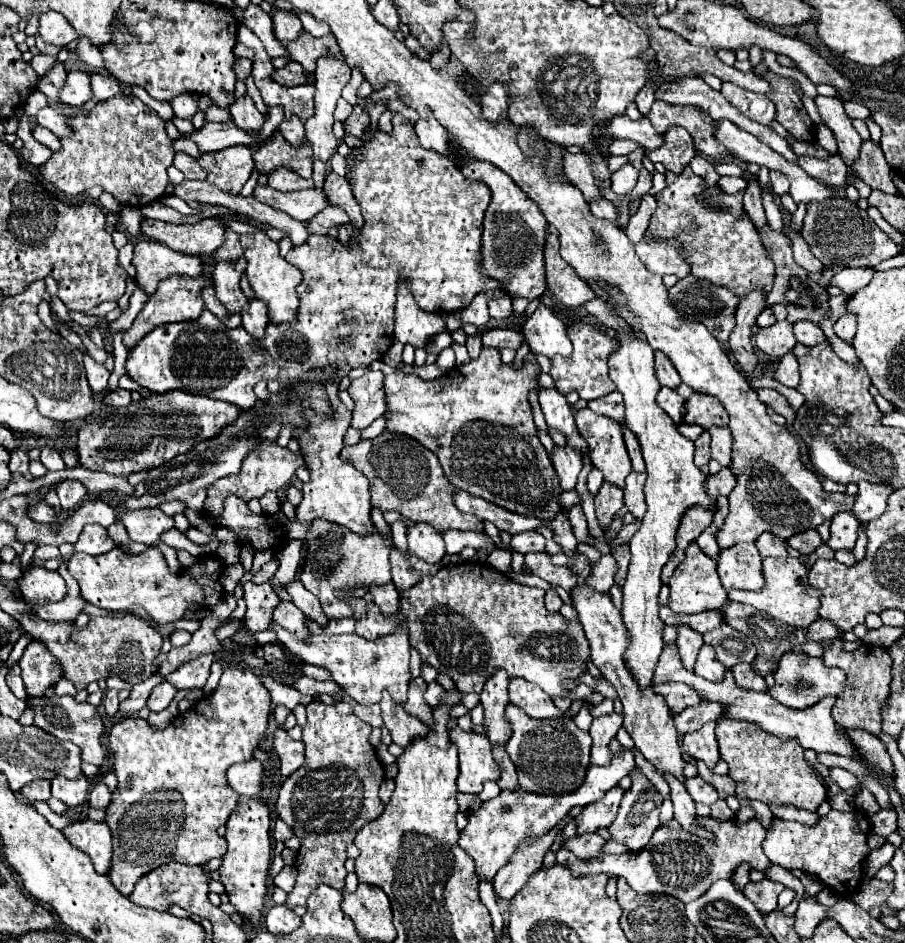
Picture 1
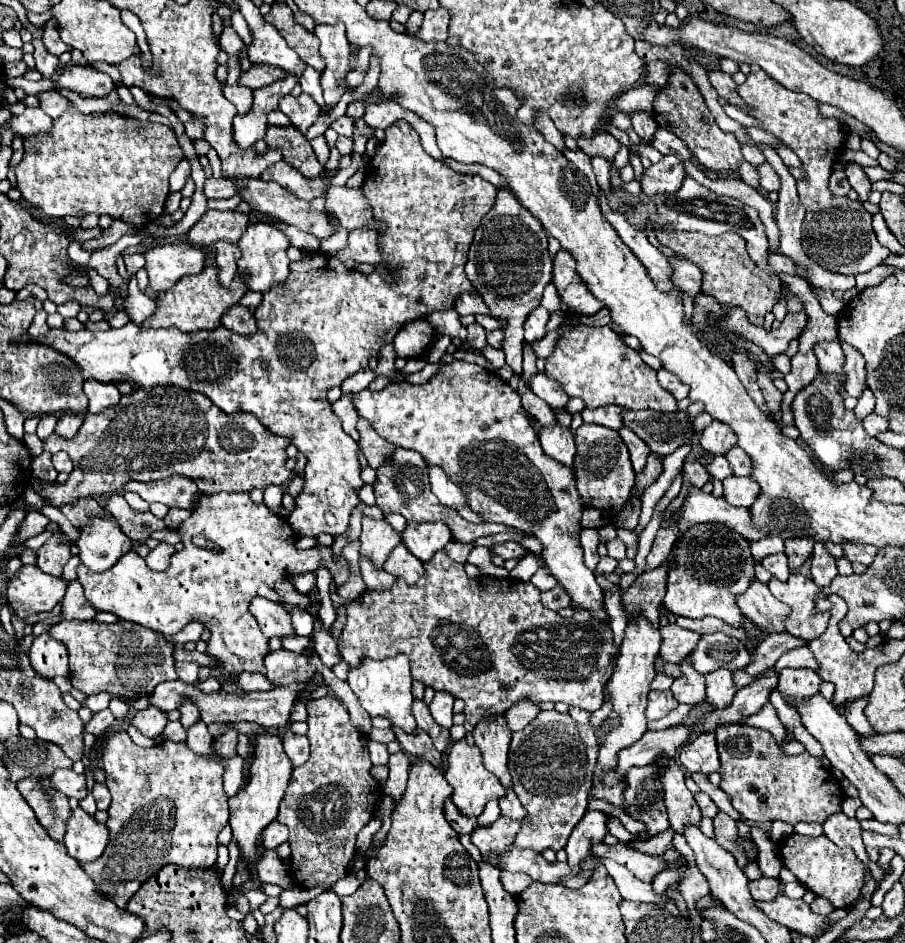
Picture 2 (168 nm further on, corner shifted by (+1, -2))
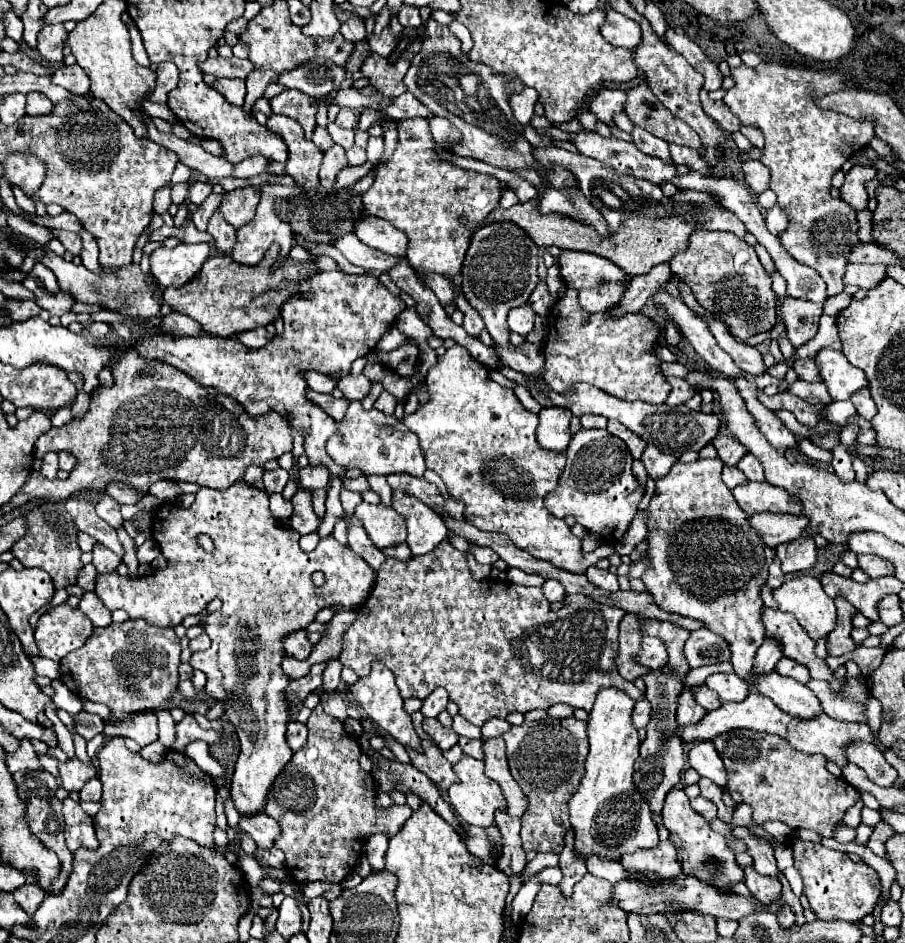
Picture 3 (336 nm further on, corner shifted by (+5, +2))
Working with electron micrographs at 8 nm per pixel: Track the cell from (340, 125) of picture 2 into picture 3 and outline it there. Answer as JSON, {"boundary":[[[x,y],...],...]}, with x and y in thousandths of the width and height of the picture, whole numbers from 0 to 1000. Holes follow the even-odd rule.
{"boundary":[[[364,129],[361,138],[364,138],[366,146],[368,146],[372,153],[377,153],[379,157],[388,157],[388,155],[390,155],[390,138],[381,138],[381,136],[372,134],[370,129]]]}

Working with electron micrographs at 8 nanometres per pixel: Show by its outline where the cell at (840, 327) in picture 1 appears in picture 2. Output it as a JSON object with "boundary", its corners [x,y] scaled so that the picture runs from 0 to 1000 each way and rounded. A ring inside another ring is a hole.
{"boundary":[[[929,363],[931,367],[931,373],[934,373],[934,394],[936,394],[936,407],[934,407],[934,414],[938,420],[943,422],[949,422],[954,418],[954,414],[958,411],[958,405],[956,405],[956,382],[954,378],[943,371],[943,367],[936,367],[934,363]]]}

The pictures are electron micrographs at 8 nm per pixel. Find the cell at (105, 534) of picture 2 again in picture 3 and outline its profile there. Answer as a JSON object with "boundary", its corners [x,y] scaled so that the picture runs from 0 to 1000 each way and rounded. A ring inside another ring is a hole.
{"boundary":[[[107,575],[105,579],[103,579],[103,600],[105,600],[105,604],[109,604],[109,607],[125,607],[125,604],[129,604],[129,600],[134,598],[134,592],[125,585],[125,583],[118,583],[112,575]]]}

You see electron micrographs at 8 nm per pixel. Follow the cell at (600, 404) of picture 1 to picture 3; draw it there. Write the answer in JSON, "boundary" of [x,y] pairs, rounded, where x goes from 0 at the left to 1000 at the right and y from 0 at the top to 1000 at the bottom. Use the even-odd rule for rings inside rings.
{"boundary":[[[646,439],[646,441],[642,441],[642,452],[644,454],[669,454],[671,443],[666,443],[662,439]]]}

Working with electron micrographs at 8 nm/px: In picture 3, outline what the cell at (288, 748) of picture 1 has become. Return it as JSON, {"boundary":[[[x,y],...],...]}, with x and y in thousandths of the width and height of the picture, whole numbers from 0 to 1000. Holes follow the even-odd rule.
{"boundary":[[[322,764],[317,768],[317,789],[319,789],[319,793],[324,797],[328,797],[330,793],[335,793],[337,785],[339,785],[339,772],[337,772],[337,768]]]}

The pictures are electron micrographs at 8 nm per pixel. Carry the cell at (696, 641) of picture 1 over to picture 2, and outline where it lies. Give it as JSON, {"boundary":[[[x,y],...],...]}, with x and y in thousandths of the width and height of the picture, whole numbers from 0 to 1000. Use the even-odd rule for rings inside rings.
{"boundary":[[[759,700],[750,702],[755,717],[748,719],[741,727],[744,740],[748,740],[750,747],[770,749],[779,742],[779,719],[766,710],[766,706]]]}

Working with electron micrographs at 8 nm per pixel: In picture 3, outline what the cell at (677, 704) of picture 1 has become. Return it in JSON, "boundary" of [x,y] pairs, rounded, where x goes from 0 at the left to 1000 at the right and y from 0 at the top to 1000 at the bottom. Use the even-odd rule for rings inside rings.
{"boundary":[[[710,738],[708,742],[704,742],[704,749],[702,749],[702,753],[699,753],[699,766],[702,766],[706,772],[715,770],[715,766],[717,766],[717,761],[719,761],[719,755],[722,755],[722,749],[719,749],[719,744]]]}

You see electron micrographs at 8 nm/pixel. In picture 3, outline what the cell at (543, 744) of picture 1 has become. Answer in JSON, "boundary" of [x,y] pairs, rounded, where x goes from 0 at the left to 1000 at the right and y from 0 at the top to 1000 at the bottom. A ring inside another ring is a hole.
{"boundary":[[[600,761],[593,766],[580,764],[576,770],[567,770],[562,776],[556,778],[560,787],[560,806],[569,829],[582,844],[582,859],[578,861],[578,876],[576,876],[576,891],[578,893],[593,893],[596,903],[611,903],[618,906],[622,901],[622,887],[629,880],[629,846],[633,838],[638,838],[642,823],[646,821],[646,802],[651,797],[649,783],[646,783],[646,764],[631,761]]]}

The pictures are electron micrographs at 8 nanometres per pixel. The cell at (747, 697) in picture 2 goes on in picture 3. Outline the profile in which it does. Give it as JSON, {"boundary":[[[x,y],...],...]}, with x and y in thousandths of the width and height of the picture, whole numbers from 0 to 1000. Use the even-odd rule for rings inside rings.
{"boundary":[[[845,677],[845,681],[839,685],[836,696],[834,696],[834,706],[830,710],[832,719],[845,717],[850,713],[854,713],[856,704],[865,698],[863,694],[863,685],[859,685],[859,681],[850,681],[850,677]]]}

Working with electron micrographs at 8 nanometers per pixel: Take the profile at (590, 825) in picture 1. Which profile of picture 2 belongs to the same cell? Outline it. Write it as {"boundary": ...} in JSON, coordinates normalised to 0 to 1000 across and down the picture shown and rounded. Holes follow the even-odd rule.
{"boundary":[[[649,859],[649,863],[640,870],[640,874],[633,878],[624,903],[627,903],[627,916],[631,918],[633,927],[638,929],[638,918],[646,910],[651,910],[651,901],[655,895],[664,893],[671,884],[671,867],[662,859]]]}

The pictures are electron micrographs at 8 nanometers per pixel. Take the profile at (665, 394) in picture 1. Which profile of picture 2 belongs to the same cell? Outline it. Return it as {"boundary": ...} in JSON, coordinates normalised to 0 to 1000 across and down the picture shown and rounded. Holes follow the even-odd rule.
{"boundary":[[[627,337],[620,348],[615,367],[602,384],[602,394],[607,401],[615,403],[629,422],[642,422],[649,433],[680,428],[695,435],[748,435],[748,424],[739,414],[730,411],[726,405],[726,394],[717,390],[708,378],[688,363],[688,354],[677,346],[631,346]]]}

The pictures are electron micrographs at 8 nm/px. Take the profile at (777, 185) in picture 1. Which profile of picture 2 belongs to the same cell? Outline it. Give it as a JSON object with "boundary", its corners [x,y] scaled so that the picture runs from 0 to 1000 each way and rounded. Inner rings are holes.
{"boundary":[[[848,172],[841,174],[841,176],[836,178],[836,182],[839,182],[839,199],[841,199],[843,204],[861,201],[861,187],[859,187],[859,182],[856,182],[852,174],[848,174]]]}

